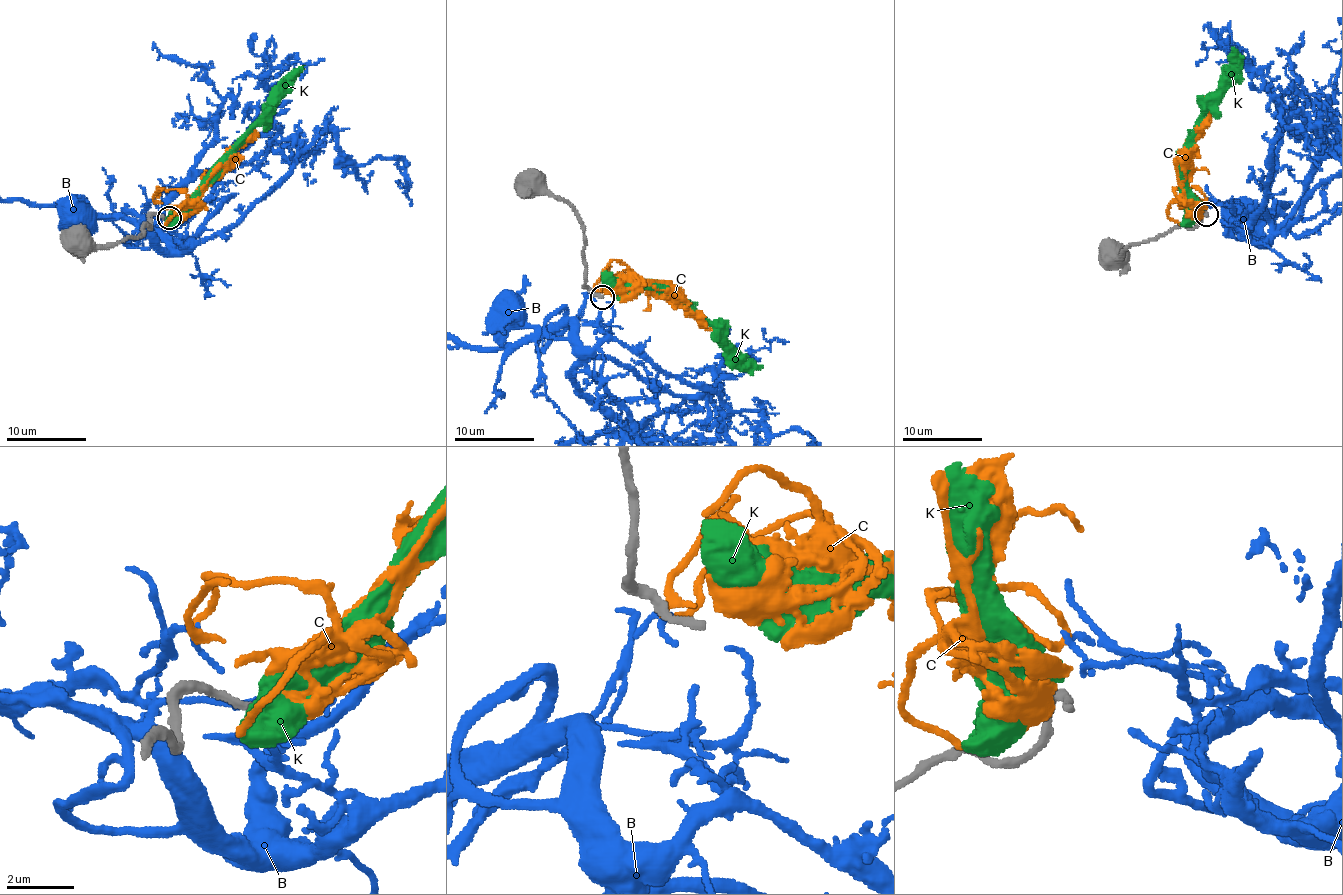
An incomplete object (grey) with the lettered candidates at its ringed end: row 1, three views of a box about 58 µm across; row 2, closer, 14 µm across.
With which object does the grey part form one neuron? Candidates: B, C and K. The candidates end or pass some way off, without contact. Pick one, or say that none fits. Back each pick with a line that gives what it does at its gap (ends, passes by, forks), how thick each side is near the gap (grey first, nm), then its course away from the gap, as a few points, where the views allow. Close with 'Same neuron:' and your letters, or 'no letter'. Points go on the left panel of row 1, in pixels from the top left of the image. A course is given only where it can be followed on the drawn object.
Same neuron: no letter

